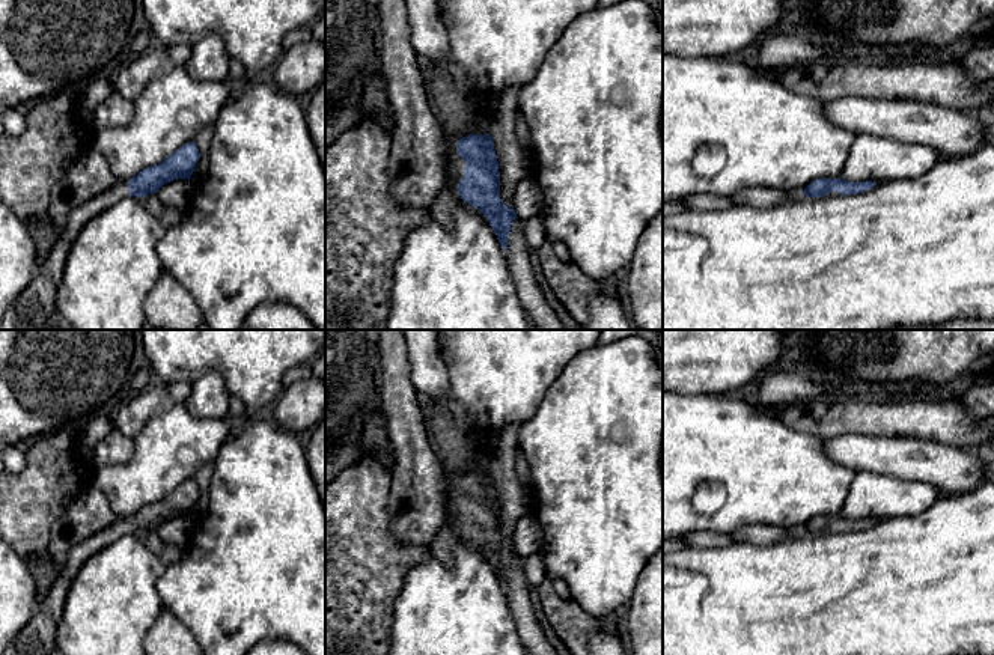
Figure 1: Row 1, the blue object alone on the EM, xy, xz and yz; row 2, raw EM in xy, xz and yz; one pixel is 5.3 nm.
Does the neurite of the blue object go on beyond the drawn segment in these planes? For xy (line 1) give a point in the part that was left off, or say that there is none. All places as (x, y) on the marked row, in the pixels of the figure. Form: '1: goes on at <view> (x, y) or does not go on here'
1: goes on at xy (32, 309)

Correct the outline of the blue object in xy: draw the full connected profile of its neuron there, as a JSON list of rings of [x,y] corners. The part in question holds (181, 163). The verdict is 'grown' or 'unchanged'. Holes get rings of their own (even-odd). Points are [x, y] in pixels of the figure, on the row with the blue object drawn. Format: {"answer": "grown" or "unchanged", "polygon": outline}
{"answer": "grown", "polygon": [[[194,142],[182,145],[161,163],[146,167],[131,179],[117,179],[107,191],[74,203],[60,235],[26,289],[6,310],[0,330],[45,330],[56,310],[57,288],[63,279],[66,254],[83,226],[119,200],[157,193],[175,179],[190,179],[200,158]]]}

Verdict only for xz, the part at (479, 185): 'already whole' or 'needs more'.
needs more

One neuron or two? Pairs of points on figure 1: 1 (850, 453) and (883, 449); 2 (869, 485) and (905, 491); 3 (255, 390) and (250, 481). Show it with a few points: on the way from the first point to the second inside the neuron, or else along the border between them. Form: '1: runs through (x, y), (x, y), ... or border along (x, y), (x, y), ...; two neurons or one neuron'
1: runs through (857, 452), (875, 452); one neuron
2: runs through (878, 491), (896, 491); one neuron
3: border along (265, 413), (244, 420); two neurons

